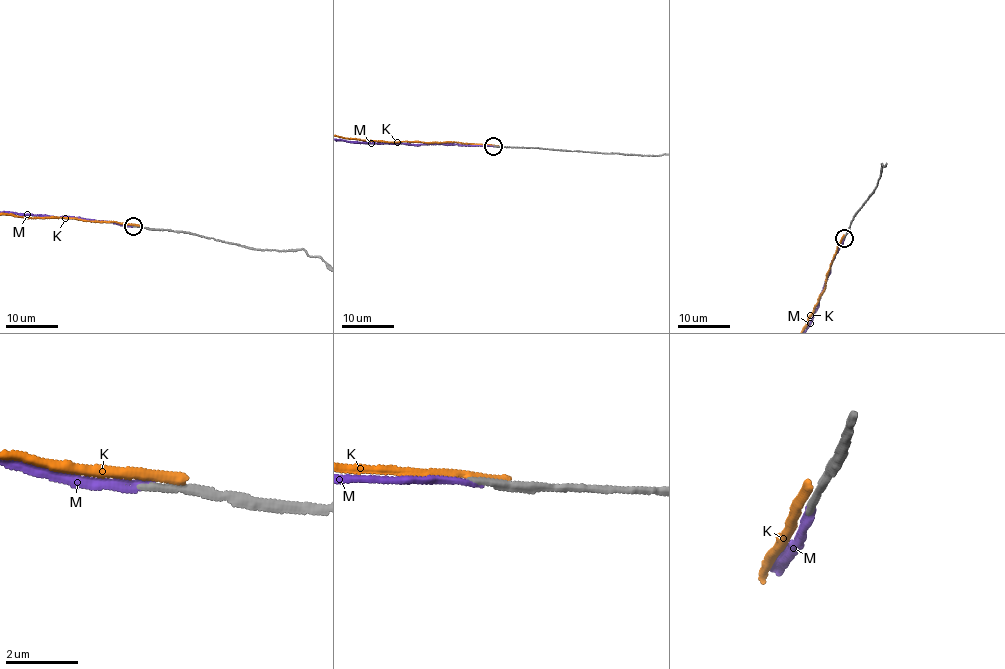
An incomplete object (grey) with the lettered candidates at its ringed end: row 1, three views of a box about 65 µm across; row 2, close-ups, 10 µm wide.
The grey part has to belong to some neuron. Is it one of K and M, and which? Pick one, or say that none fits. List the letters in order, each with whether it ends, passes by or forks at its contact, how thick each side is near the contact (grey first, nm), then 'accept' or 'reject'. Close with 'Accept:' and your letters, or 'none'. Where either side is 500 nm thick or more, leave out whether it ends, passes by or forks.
K: it ends; calibres 280 and 240 nm; reject
M: it ends; calibres 200 and 190 nm; accept
Accept: M

